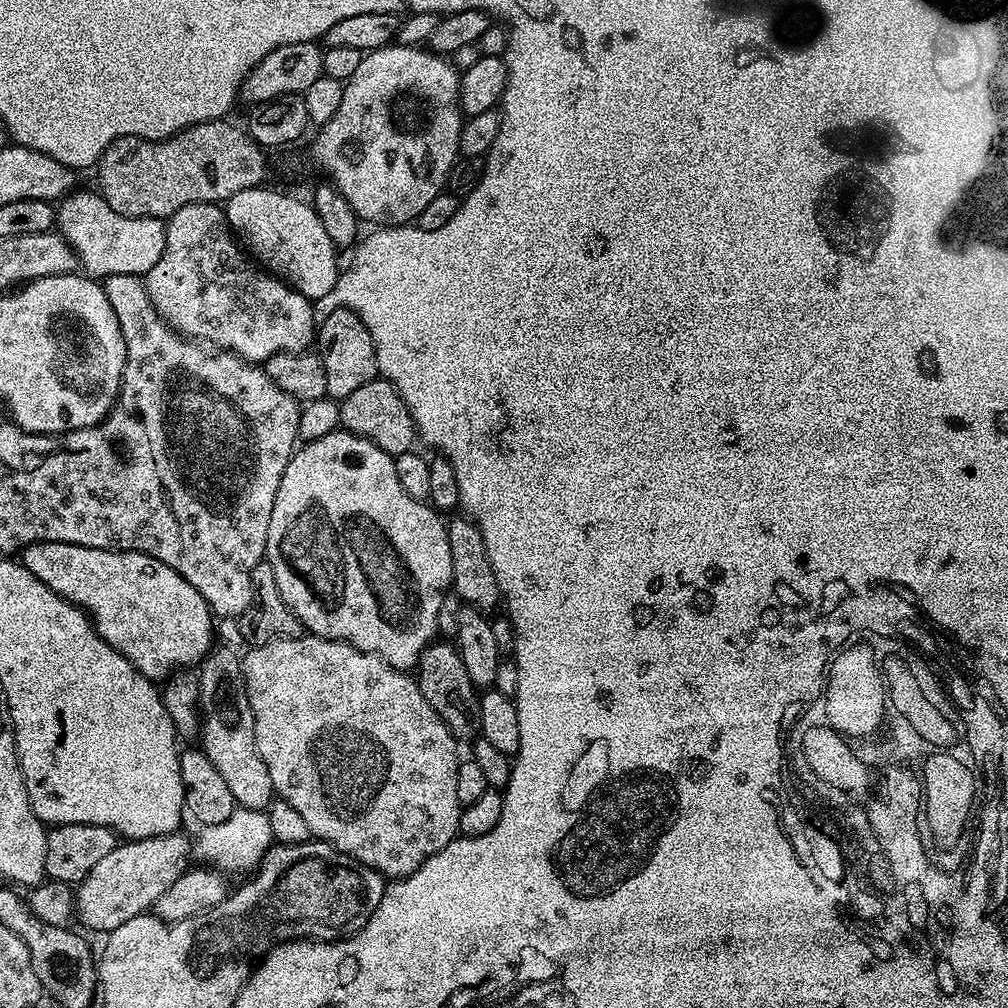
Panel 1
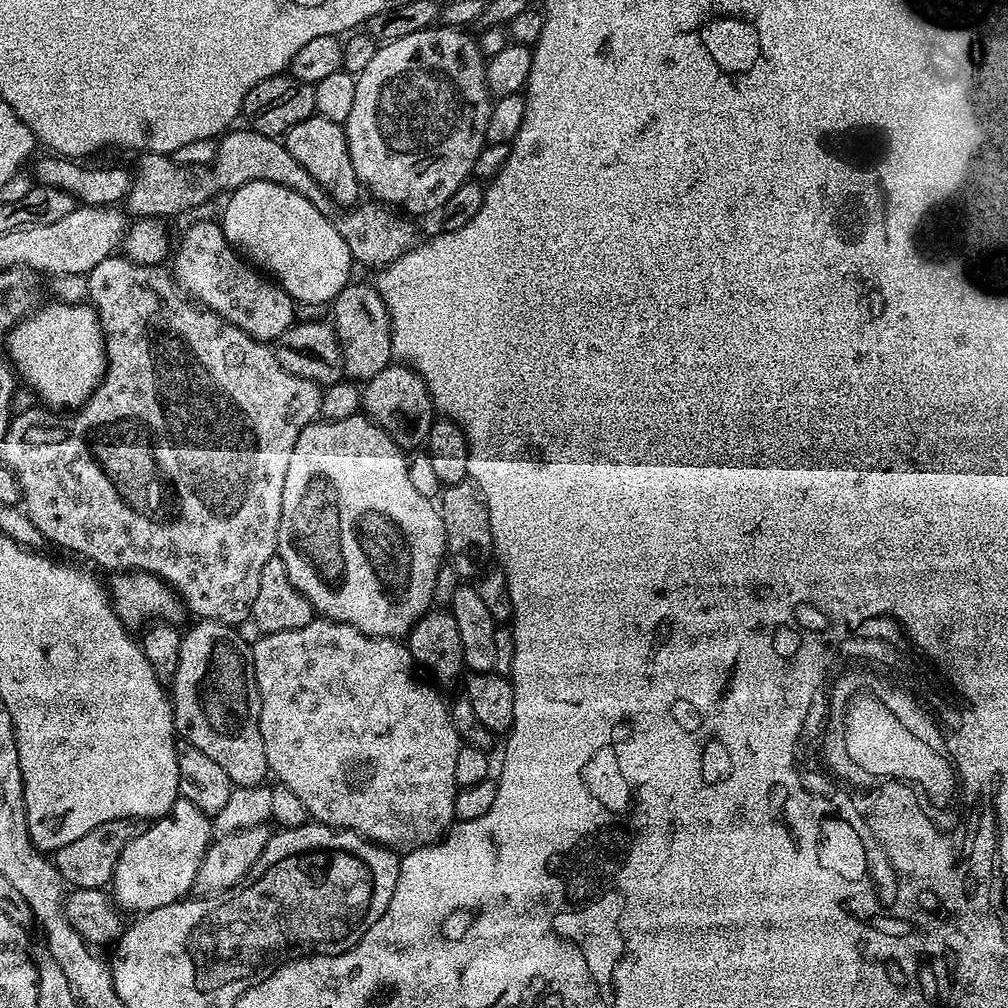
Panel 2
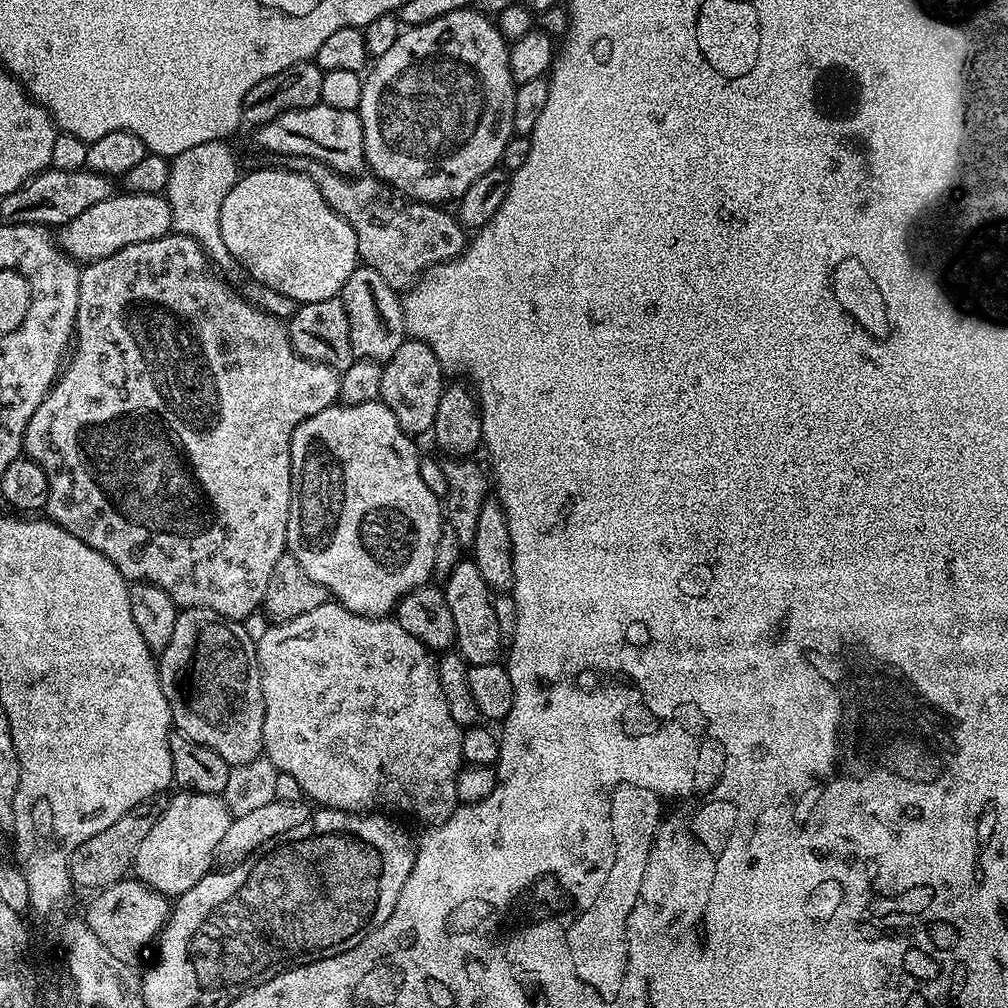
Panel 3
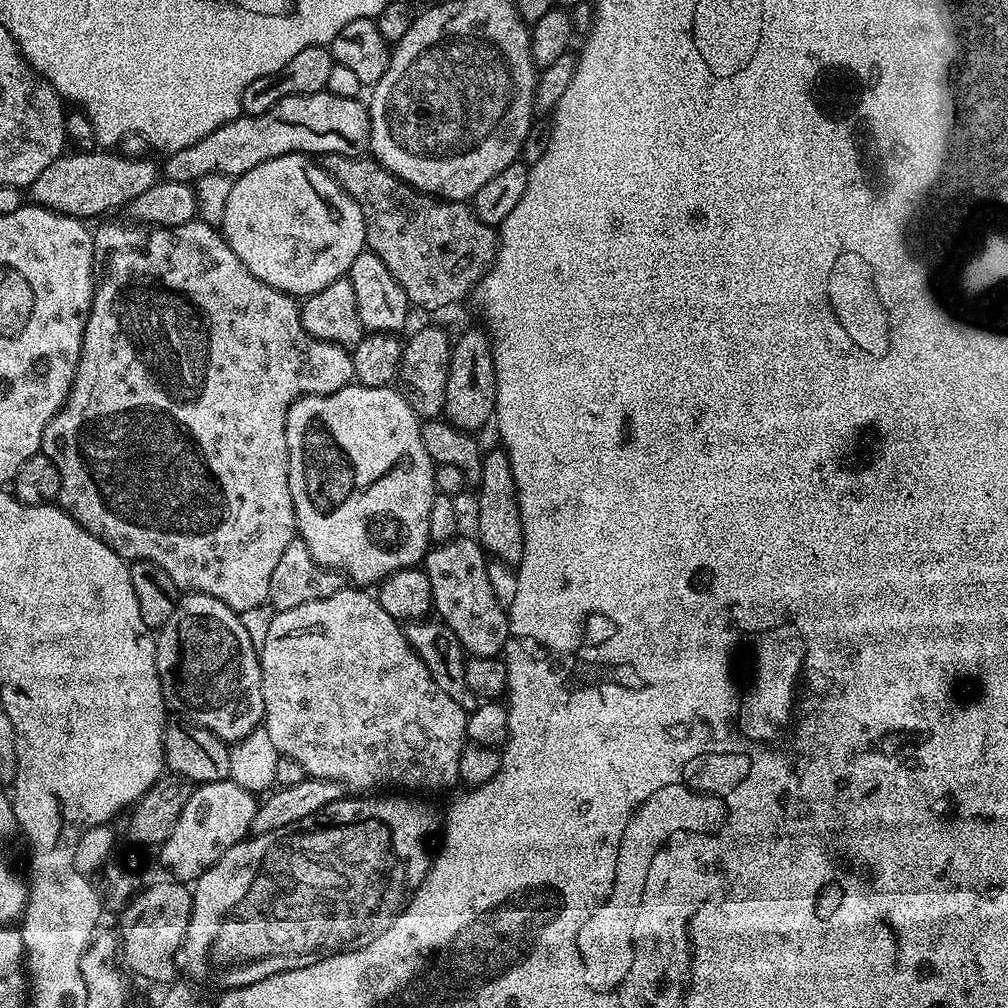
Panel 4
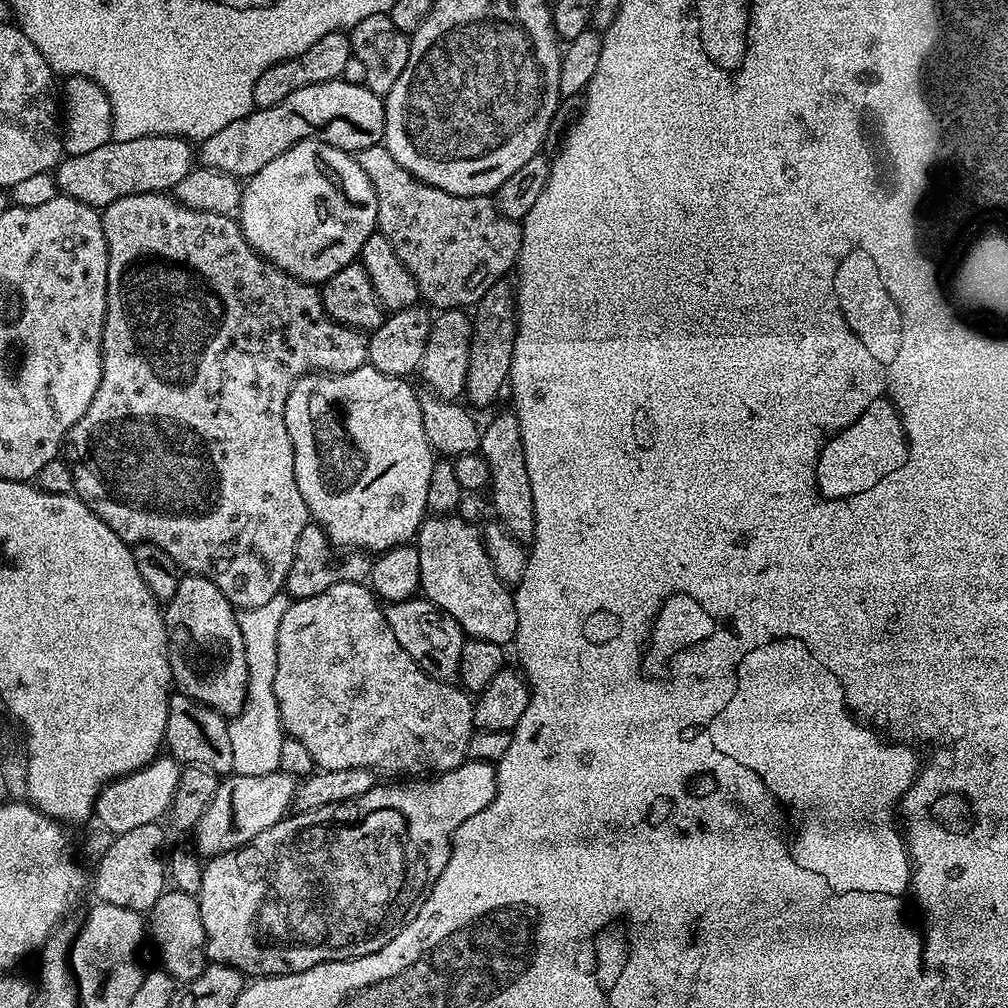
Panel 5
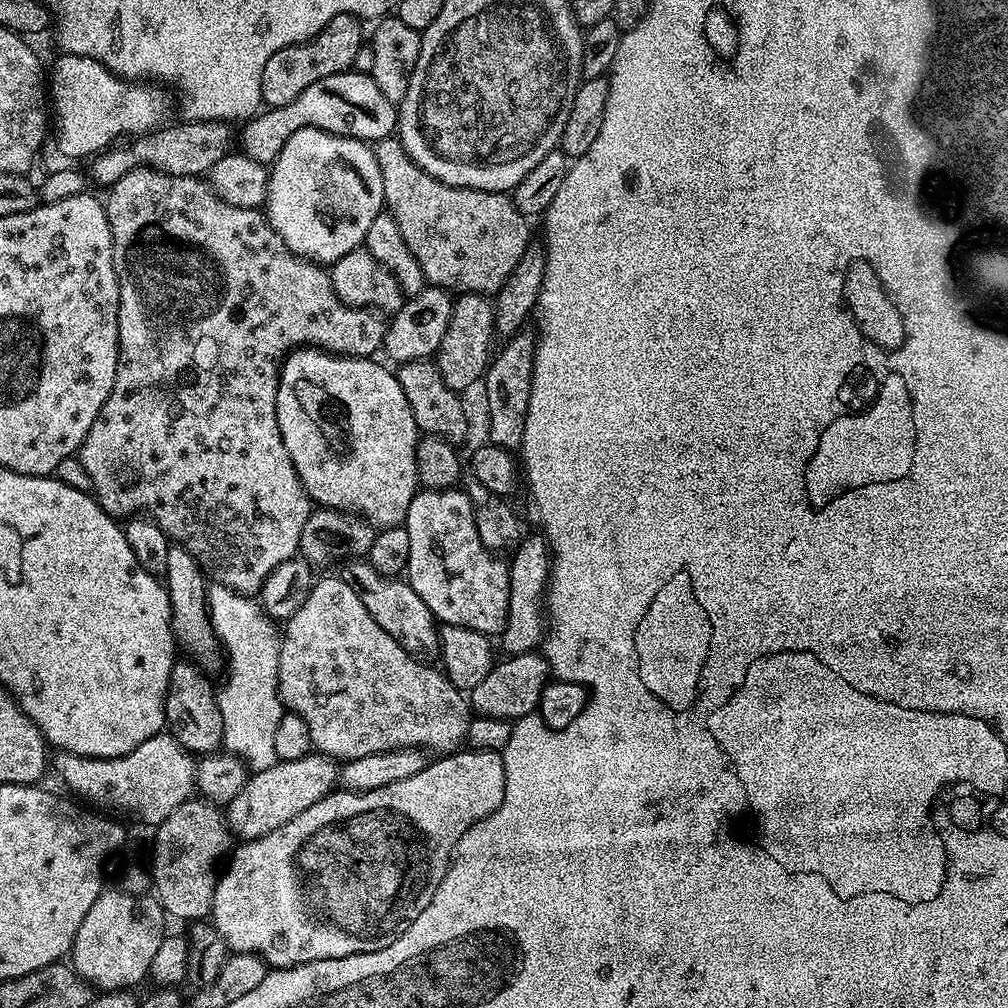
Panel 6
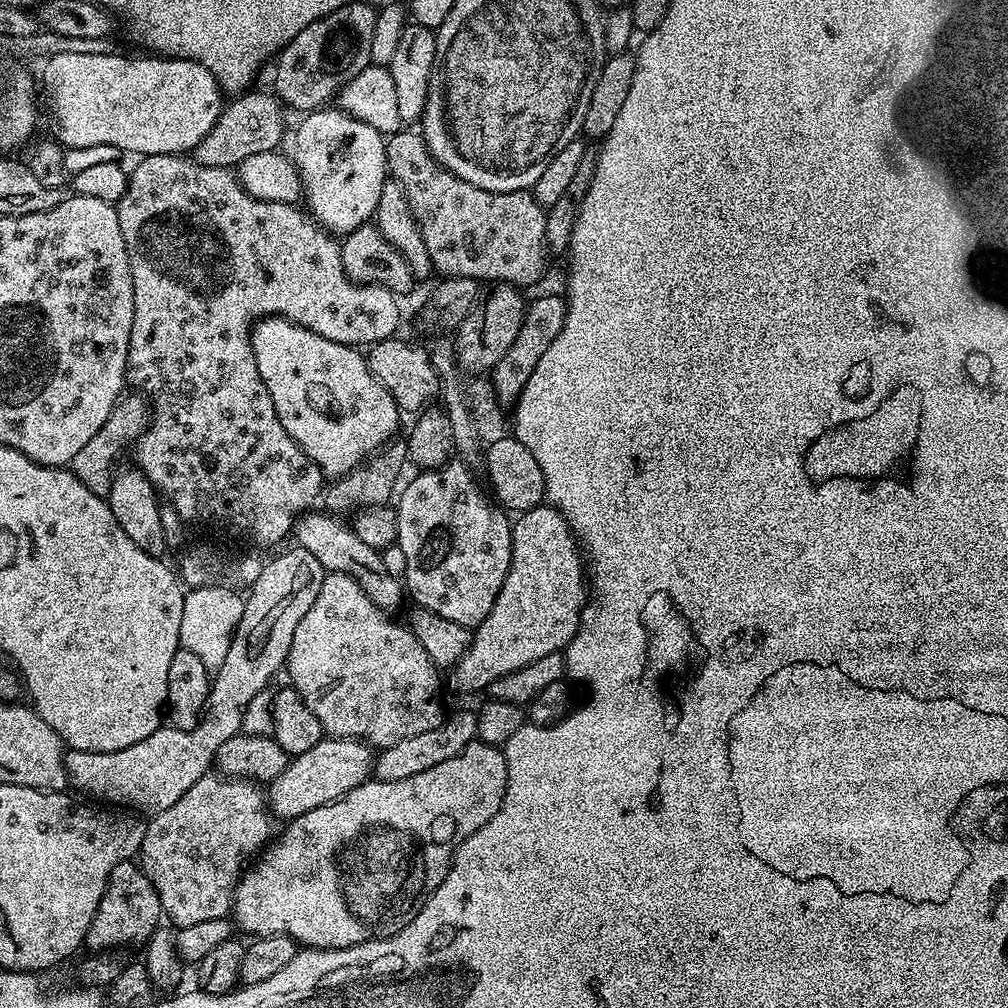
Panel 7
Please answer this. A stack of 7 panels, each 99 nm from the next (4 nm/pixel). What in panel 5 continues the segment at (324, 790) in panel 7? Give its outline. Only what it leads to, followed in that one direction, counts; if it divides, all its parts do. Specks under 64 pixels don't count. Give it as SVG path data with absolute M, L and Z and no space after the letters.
M282 771L257 776L229 774L223 777L216 785L214 798L210 798L210 804L196 823L195 851L201 857L211 858L252 843L258 834L262 834L262 830L270 830L270 826L289 815L297 783L297 777Z

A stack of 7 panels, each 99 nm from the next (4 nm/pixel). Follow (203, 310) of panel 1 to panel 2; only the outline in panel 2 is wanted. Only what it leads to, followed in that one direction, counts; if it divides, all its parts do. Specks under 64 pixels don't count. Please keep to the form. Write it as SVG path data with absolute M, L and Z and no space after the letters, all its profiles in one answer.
M215 219L200 220L192 224L184 232L180 245L175 245L174 255L170 260L170 271L179 287L195 303L218 313L223 320L229 320L255 340L274 342L296 320L296 304L292 297L282 290L279 284L273 282L267 275L261 274L253 265L245 262L235 248L228 243L224 230Z

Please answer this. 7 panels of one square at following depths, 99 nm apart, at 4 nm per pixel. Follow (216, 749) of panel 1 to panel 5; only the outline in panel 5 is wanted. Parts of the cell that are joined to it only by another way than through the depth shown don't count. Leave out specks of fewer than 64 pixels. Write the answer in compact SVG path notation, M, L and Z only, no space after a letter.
M184 574L163 614L175 691L213 708L225 718L237 716L248 693L248 667L237 609L208 576Z

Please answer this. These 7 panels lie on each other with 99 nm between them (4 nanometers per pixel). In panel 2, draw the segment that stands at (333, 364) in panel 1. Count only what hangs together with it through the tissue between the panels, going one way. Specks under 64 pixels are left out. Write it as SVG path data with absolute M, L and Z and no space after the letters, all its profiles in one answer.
M349 282L330 305L330 323L340 339L344 375L353 382L366 382L387 364L393 363L392 323L386 302L371 283Z

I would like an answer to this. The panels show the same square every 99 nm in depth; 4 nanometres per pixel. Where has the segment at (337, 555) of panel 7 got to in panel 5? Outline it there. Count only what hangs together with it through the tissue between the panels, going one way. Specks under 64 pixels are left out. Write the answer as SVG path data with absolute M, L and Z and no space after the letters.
M423 598L394 600L383 605L386 626L390 626L398 646L418 662L418 666L435 680L456 682L460 679L460 658L466 634L460 629L460 623L450 614L446 614L436 604Z

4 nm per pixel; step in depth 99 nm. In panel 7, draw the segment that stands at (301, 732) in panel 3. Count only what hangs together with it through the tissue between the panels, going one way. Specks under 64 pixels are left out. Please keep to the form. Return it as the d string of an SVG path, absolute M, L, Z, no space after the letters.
M329 572L325 575L322 582L322 590L318 590L318 598L314 598L314 606L310 606L310 610L306 610L306 618L302 618L302 622L298 622L298 630L294 630L294 642L290 642L290 654L286 665L286 676L290 679L291 687L298 690L298 694L302 694L302 702L306 702L306 706L310 706L310 710L314 710L314 715L318 718L318 722L322 722L325 733L329 737L338 740L363 740L365 744L373 749L388 748L394 742L402 742L402 738L411 738L413 734L423 734L426 730L434 730L434 726L438 726L444 721L446 715L446 707L440 701L440 684L442 688L442 676L438 671L434 662L430 662L430 654L426 654L426 650L422 650L418 638L414 638L414 634L403 623L395 624L393 617L382 611L378 606L374 606L374 602L370 600L368 595L362 590L362 586L358 586L358 582L354 578L346 574L338 574L337 572Z

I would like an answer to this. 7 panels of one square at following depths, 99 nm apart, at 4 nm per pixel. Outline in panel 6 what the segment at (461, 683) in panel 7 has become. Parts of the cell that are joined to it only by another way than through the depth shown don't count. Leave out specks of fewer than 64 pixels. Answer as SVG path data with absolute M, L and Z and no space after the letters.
M525 535L515 545L508 577L510 578L510 606L508 607L508 621L504 631L498 637L505 653L533 651L543 641L546 635L546 589L548 587L548 573L550 571L550 553L548 542L543 535Z

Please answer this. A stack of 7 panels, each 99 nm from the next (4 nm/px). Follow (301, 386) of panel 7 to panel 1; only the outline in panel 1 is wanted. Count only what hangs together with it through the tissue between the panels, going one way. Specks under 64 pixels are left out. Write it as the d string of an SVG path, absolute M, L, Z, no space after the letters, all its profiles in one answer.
M337 430L328 432L322 438L301 443L293 452L286 470L282 474L282 482L278 482L278 494L274 494L274 510L270 510L270 530L266 533L266 562L274 570L274 578L278 581L278 594L282 594L282 602L302 622L302 626L311 635L321 636L327 640L345 640L363 652L382 658L390 666L401 670L412 670L419 665L420 656L428 645L437 639L438 610L441 609L443 596L452 588L452 563L450 562L450 542L448 526L441 513L428 502L410 498L406 490L402 490L402 482L398 482L396 462L366 438L353 432Z

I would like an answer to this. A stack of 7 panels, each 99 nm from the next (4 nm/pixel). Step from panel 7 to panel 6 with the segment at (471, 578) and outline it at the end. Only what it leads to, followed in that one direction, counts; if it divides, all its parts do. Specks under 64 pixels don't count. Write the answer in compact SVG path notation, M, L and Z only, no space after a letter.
M459 487L428 489L417 491L410 502L402 527L410 534L410 558L406 569L406 579L414 594L430 606L433 616L441 625L453 624L478 630L489 638L499 637L508 621L510 606L509 565L499 560L497 553L483 545L478 536L472 513L471 500Z

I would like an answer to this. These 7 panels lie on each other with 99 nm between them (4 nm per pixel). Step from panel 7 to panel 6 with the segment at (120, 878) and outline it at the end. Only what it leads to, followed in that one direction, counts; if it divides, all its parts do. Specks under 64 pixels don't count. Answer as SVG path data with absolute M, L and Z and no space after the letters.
M123 886L105 887L98 898L94 898L94 906L90 906L86 918L82 918L82 926L78 926L78 934L72 943L70 963L80 977L92 984L93 989L106 992L135 989L135 984L146 980L152 971L154 954L158 946L162 946L166 935L164 920L166 921L166 913L155 895L130 892Z

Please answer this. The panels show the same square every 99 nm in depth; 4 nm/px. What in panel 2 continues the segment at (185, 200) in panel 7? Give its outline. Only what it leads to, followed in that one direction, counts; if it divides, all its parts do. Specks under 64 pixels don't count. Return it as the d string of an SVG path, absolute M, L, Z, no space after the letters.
M113 254L88 272L86 283L87 299L100 320L108 365L104 367L104 377L92 397L71 414L35 406L13 415L2 442L3 463L15 472L20 483L24 513L49 545L57 544L68 552L77 552L104 568L112 568L115 573L154 574L176 593L183 607L193 612L193 617L238 626L251 617L262 569L276 555L278 526L282 522L282 488L286 486L286 470L294 454L294 442L298 442L300 431L320 416L324 388L282 370L275 351L265 341L255 340L229 320L223 320L218 313L189 299L167 267L135 264L123 254Z

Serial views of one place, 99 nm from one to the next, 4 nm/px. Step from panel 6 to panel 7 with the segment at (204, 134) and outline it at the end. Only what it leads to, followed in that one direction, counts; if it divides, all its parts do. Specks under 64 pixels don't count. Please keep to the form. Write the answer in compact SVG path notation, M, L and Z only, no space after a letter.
M245 91L237 95L233 102L225 103L220 112L218 122L210 126L210 134L198 142L194 149L194 159L202 166L218 166L219 168L235 169L250 154L275 152L281 147L280 139L284 136L285 105L271 91Z

